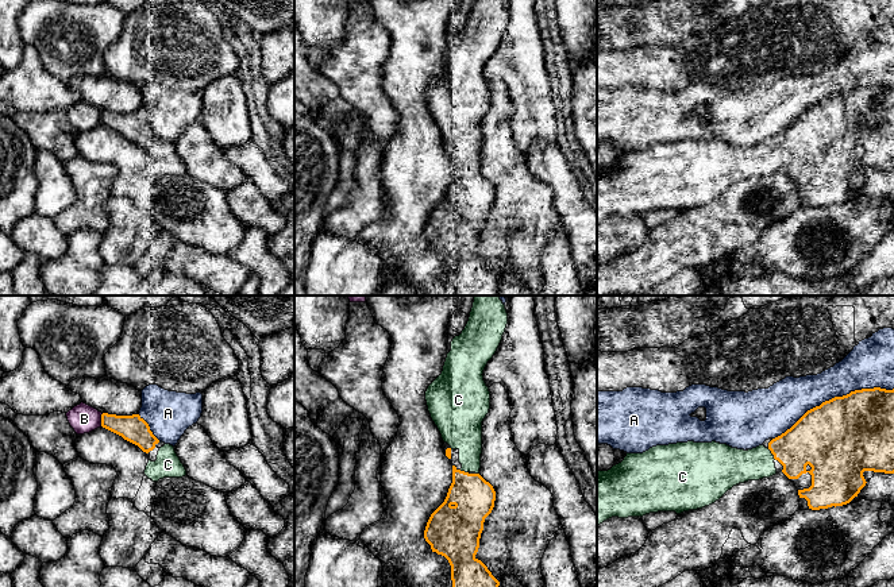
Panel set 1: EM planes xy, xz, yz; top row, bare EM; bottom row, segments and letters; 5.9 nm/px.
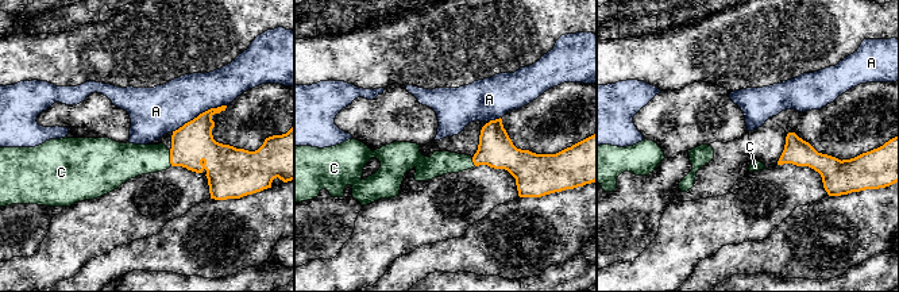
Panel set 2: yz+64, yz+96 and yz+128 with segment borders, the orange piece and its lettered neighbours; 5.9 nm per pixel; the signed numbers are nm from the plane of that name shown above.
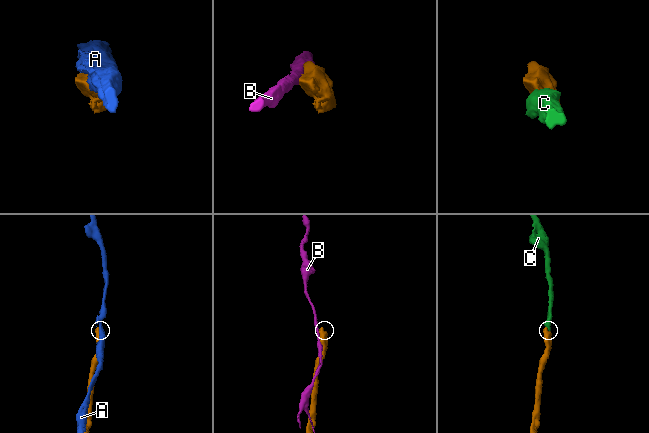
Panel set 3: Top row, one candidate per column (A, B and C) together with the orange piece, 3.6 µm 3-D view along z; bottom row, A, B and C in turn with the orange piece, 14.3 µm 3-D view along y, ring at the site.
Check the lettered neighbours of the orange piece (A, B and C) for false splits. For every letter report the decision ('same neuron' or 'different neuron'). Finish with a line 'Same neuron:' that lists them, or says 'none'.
A: different neuron
B: different neuron
C: same neuron
Same neuron: C

